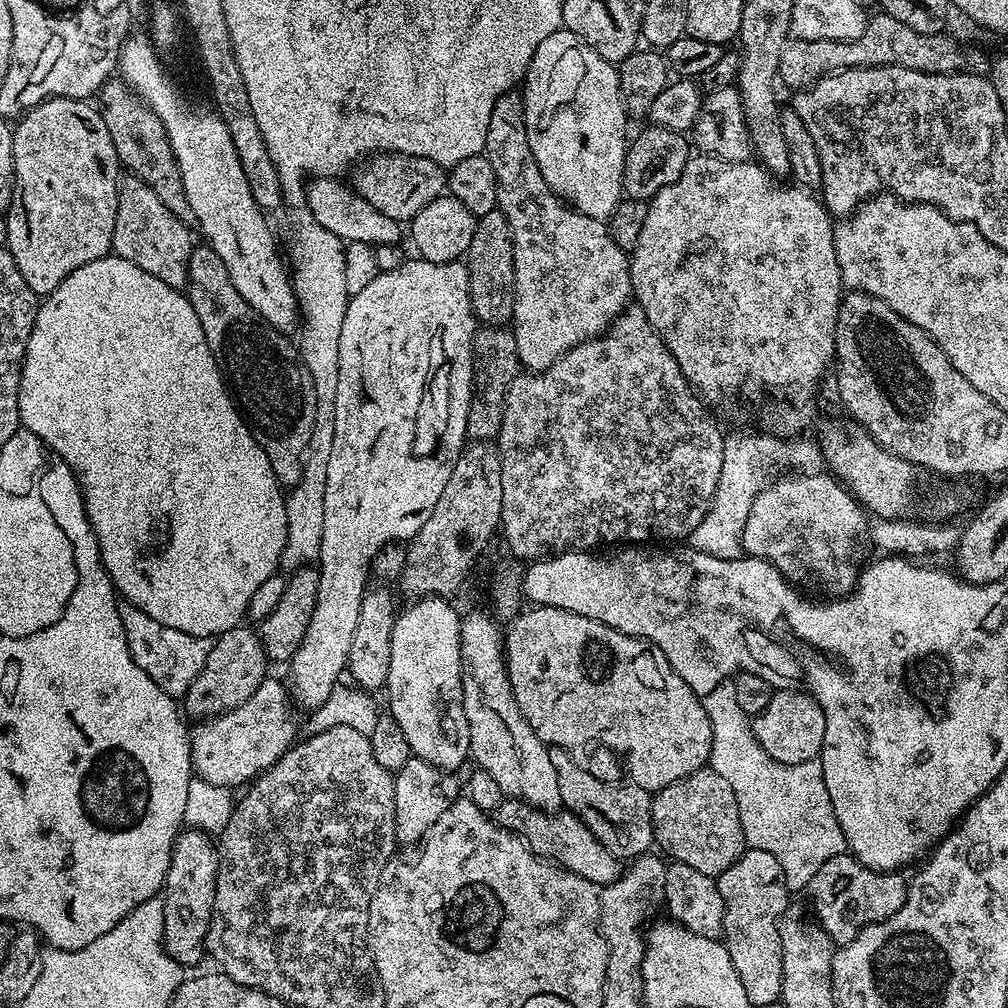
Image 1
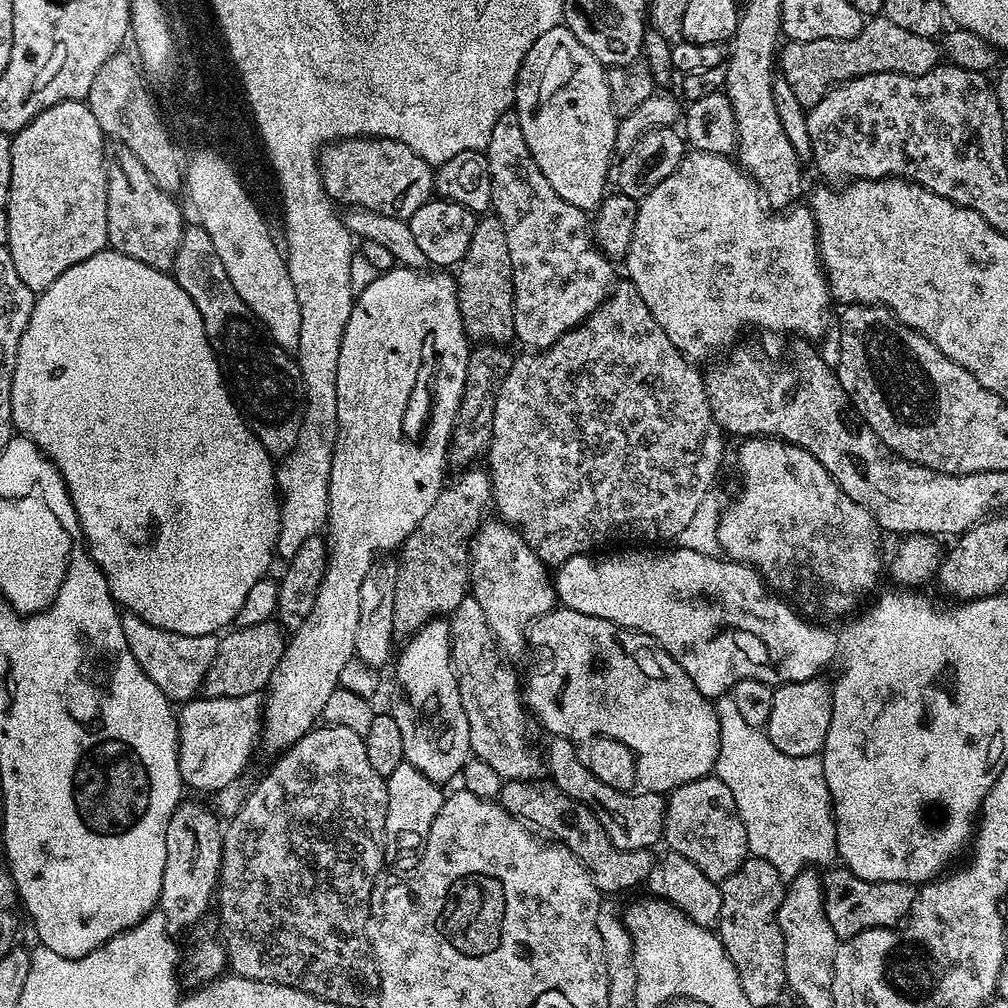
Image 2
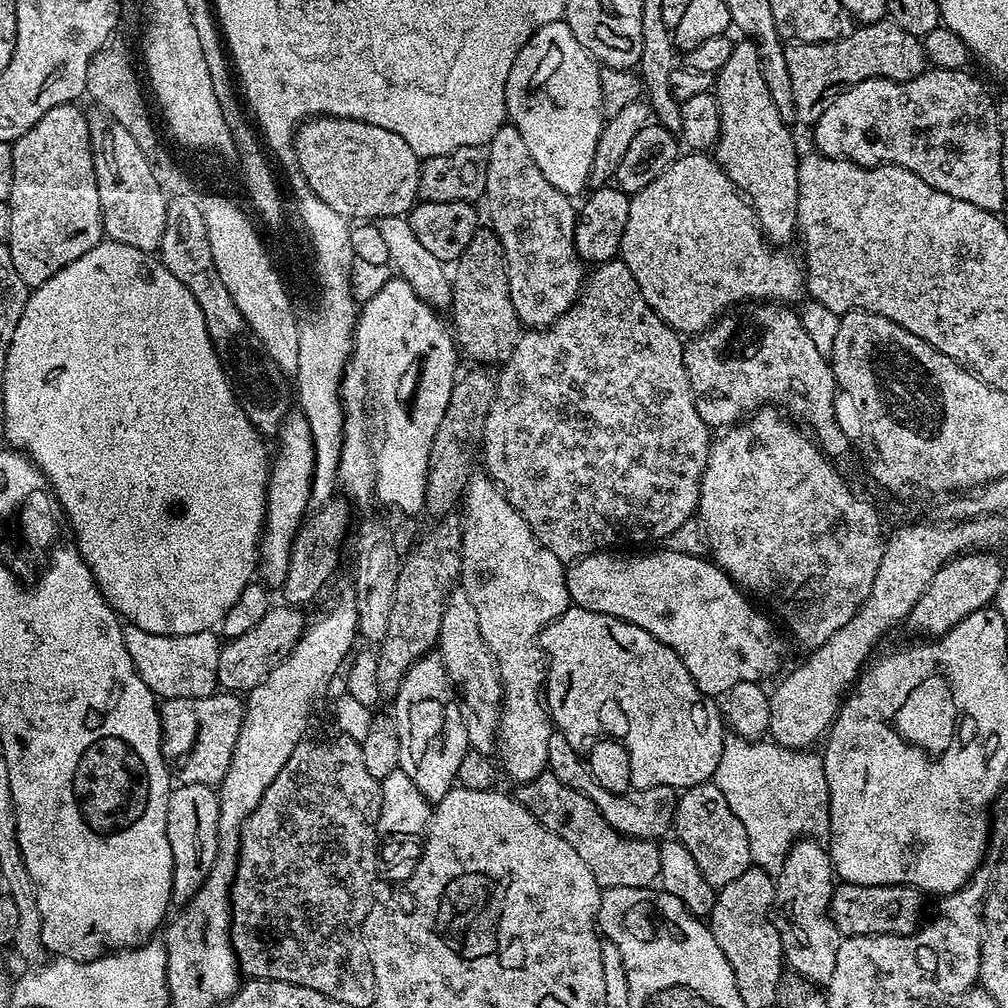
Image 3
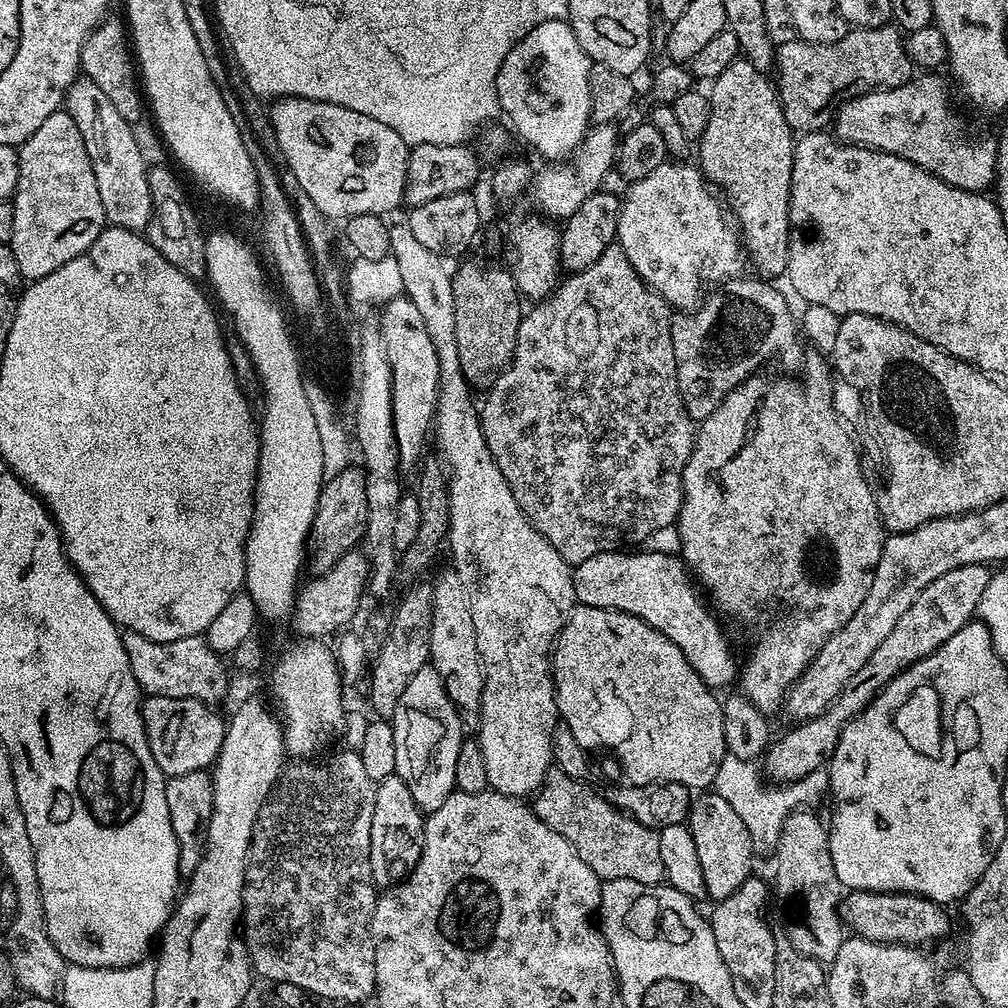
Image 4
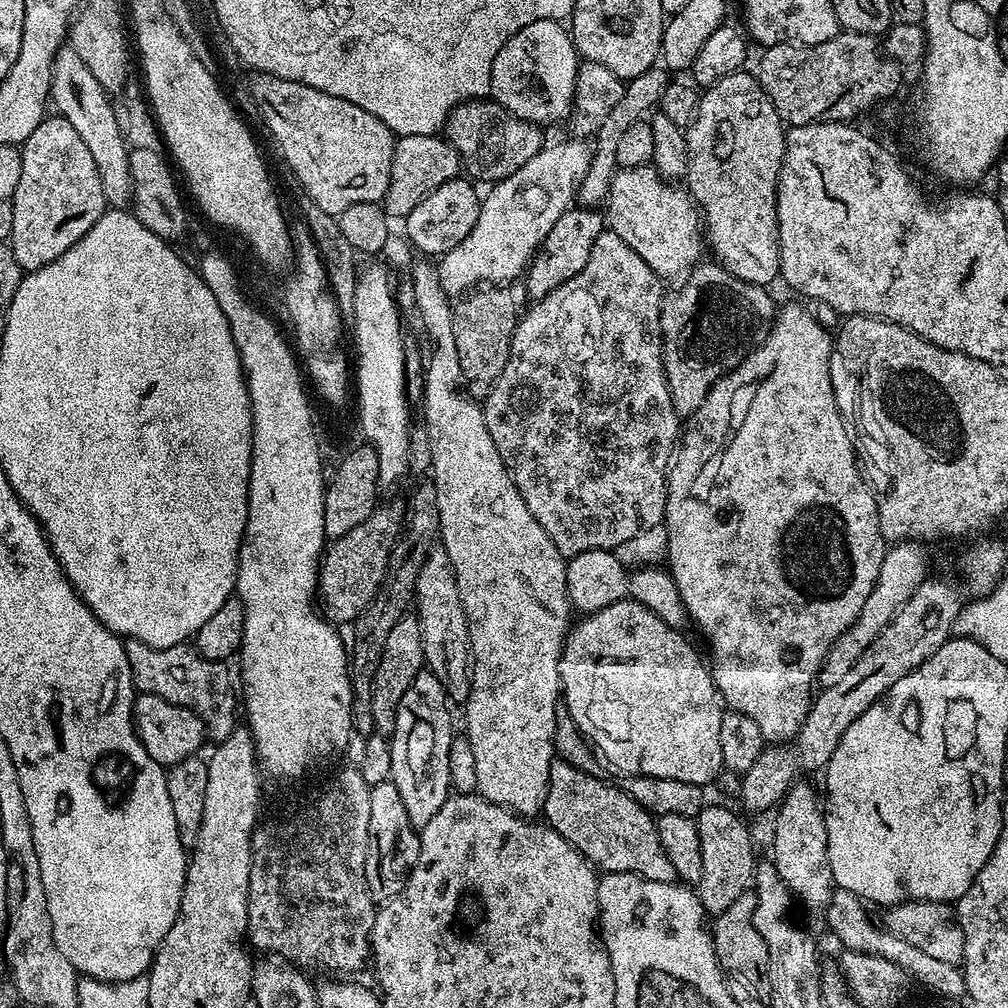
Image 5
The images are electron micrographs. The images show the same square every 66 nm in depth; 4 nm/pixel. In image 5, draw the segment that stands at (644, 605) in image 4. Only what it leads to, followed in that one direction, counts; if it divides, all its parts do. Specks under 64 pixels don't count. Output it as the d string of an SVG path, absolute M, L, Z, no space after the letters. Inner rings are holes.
M590 550L567 561L568 598L577 613L597 612L619 600L631 599L645 604L662 622L671 628L683 629L686 624L684 603L674 586L672 576L660 566L641 567L632 571L625 568L612 550Z

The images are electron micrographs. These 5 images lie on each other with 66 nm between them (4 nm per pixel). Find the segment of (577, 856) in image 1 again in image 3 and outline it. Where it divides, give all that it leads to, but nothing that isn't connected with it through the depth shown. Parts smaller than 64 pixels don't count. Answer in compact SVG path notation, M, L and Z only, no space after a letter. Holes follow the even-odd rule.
M550 771L541 772L535 780L523 781L517 788L520 789L515 789L514 795L518 803L526 806L526 810L530 810L534 814L534 818L538 818L538 822L542 822L542 826L546 826L554 834L566 838L566 842L570 842L570 846L574 846L574 850L578 850L582 862L586 862L586 866L590 866L590 874L594 874L601 889L617 888L618 886L646 888L657 883L660 875L660 845L657 841L636 840L633 836L624 836L606 818L601 817L594 802L590 802L590 798L586 798L586 794L558 782L556 775Z

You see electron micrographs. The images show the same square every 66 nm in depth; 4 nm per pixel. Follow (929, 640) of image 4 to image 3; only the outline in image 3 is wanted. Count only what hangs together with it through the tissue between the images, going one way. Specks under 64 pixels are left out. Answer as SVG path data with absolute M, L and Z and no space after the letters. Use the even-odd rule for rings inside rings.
M995 551L966 552L963 556L955 556L950 562L946 562L930 578L930 586L918 598L918 602L910 610L906 624L916 632L921 632L924 638L939 638L944 636L962 622L970 614L989 607L995 601L998 586L1006 578L1004 564L999 560Z

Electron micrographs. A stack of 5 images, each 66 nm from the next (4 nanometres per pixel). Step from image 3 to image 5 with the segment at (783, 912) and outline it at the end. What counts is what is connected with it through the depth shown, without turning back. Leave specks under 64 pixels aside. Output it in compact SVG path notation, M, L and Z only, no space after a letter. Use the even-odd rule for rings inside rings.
M797 782L793 784L787 796L780 801L775 809L776 829L772 832L772 856L771 863L775 864L782 882L786 882L788 889L792 891L793 897L808 912L823 913L827 909L829 901L832 900L834 885L832 883L832 871L828 861L828 839L826 838L826 822L822 804L816 801L816 792L808 782Z

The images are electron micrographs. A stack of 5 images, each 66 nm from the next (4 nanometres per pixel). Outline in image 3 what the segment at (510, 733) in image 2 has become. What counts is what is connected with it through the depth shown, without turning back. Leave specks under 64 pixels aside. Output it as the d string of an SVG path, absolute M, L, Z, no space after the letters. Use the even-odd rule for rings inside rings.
M459 586L453 587L448 593L438 637L438 655L456 689L469 749L491 753L497 747L500 730L500 673L496 671L496 662L492 659L487 642L482 638L482 630L478 630L478 610L474 610L466 590Z

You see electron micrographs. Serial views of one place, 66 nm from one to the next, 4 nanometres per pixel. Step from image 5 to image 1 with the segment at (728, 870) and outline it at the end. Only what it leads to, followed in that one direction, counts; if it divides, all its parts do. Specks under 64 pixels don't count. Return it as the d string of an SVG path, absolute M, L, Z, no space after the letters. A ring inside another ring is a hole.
M705 766L694 774L666 786L652 797L652 834L657 845L664 847L663 855L675 863L694 866L694 870L702 870L702 874L718 877L746 850L742 834L742 818L738 818L738 798L734 798L734 790L730 790L730 782L722 778L711 768Z

